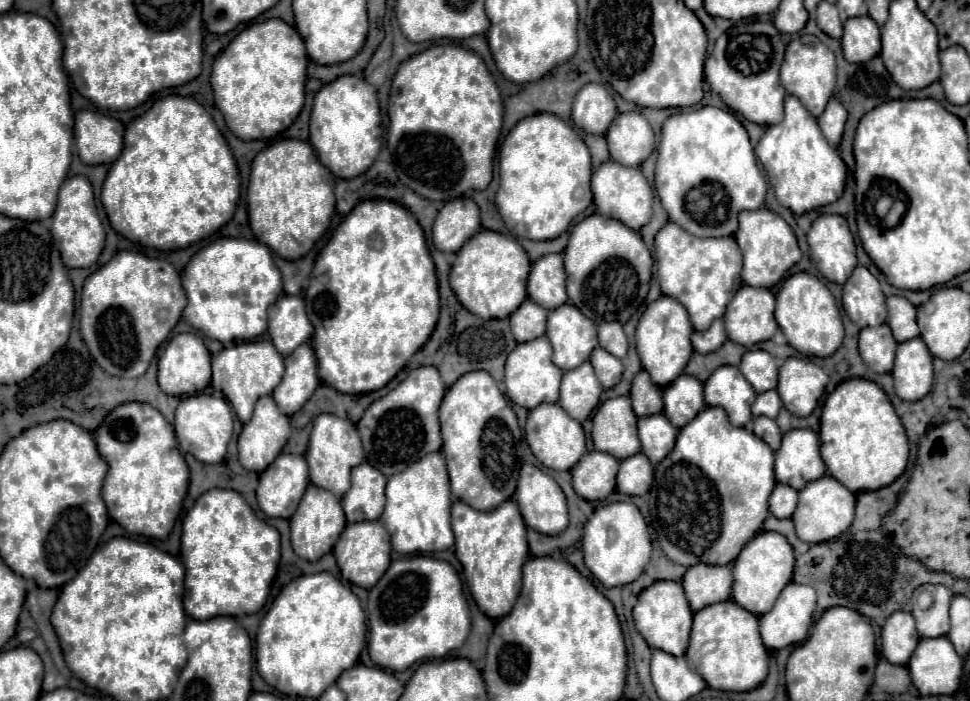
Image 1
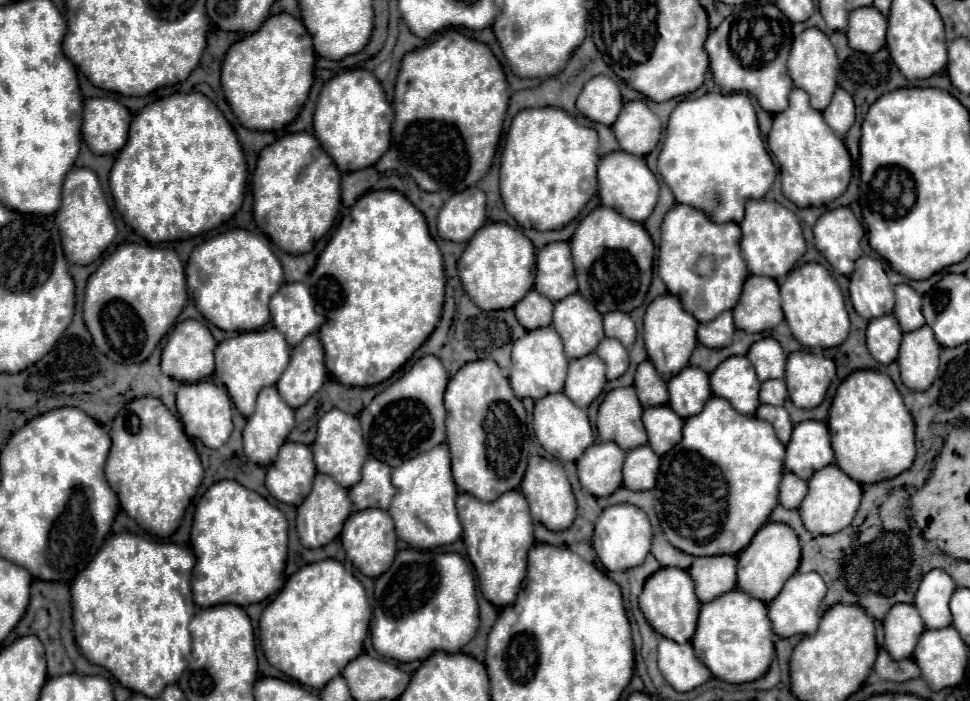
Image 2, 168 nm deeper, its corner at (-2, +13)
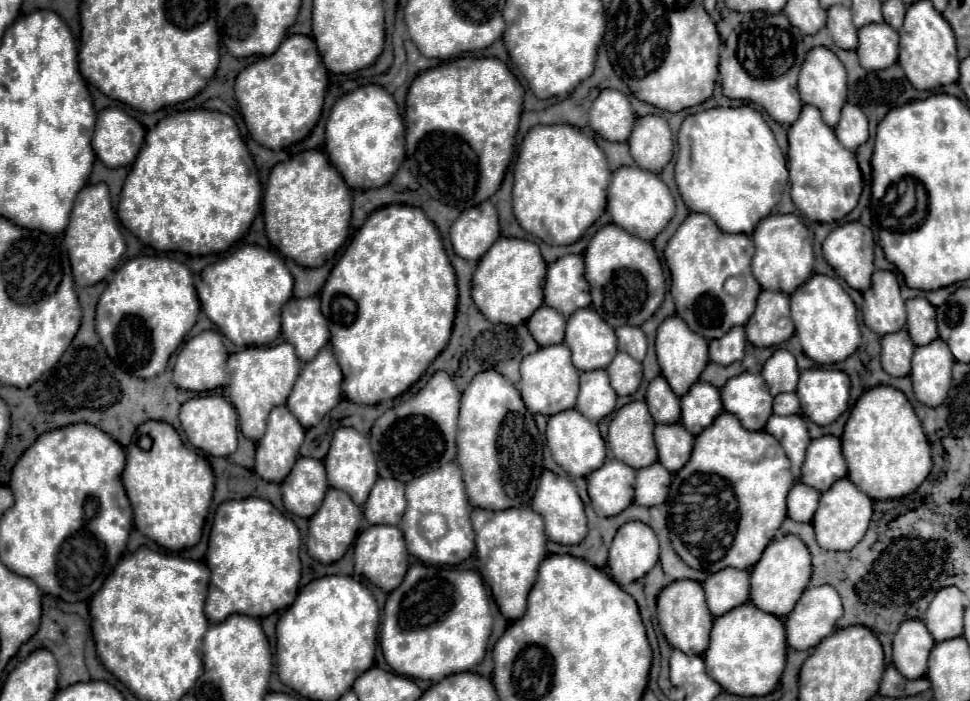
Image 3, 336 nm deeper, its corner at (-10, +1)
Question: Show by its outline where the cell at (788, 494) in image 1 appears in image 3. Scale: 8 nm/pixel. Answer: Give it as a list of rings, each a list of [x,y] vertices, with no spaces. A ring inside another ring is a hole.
[[[797,482],[791,492],[787,494],[787,516],[795,522],[811,522],[815,510],[817,510],[817,502],[819,502],[819,492],[815,492],[815,488]]]

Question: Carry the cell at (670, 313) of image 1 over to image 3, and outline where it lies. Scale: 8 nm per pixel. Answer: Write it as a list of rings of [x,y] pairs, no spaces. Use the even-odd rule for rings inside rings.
[[[669,316],[659,324],[655,348],[657,348],[657,360],[661,366],[661,372],[677,396],[683,396],[691,388],[691,384],[695,384],[699,380],[699,374],[703,372],[705,364],[709,362],[707,340],[703,336],[699,336],[697,332],[693,332],[691,328],[687,328],[687,324],[683,324],[683,320],[679,320],[679,316]]]

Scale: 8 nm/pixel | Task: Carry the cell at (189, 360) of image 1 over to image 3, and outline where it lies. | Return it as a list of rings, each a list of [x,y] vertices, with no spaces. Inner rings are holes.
[[[213,330],[199,332],[179,350],[173,366],[173,382],[181,390],[207,392],[225,384],[227,350]]]

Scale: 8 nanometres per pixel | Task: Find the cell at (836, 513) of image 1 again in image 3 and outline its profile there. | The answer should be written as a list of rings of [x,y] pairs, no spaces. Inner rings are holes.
[[[849,478],[837,480],[827,492],[821,494],[819,508],[813,516],[817,544],[823,550],[851,550],[865,536],[871,514],[873,514],[873,500],[867,494],[859,492],[859,488],[855,488],[855,484],[851,484]]]

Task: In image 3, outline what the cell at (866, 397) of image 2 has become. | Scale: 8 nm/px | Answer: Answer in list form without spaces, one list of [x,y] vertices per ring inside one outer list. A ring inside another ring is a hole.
[[[875,386],[861,394],[861,398],[853,406],[849,420],[845,424],[841,446],[843,446],[843,456],[849,468],[847,478],[873,500],[887,500],[887,498],[899,498],[899,496],[911,494],[931,472],[931,452],[929,452],[929,442],[923,434],[921,422],[915,416],[913,406],[905,398],[905,394],[893,386]]]

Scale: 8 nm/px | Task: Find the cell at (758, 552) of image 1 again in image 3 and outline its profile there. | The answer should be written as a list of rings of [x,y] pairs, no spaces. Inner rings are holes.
[[[787,534],[773,540],[751,570],[751,602],[769,614],[787,616],[811,578],[811,554],[799,536]]]

